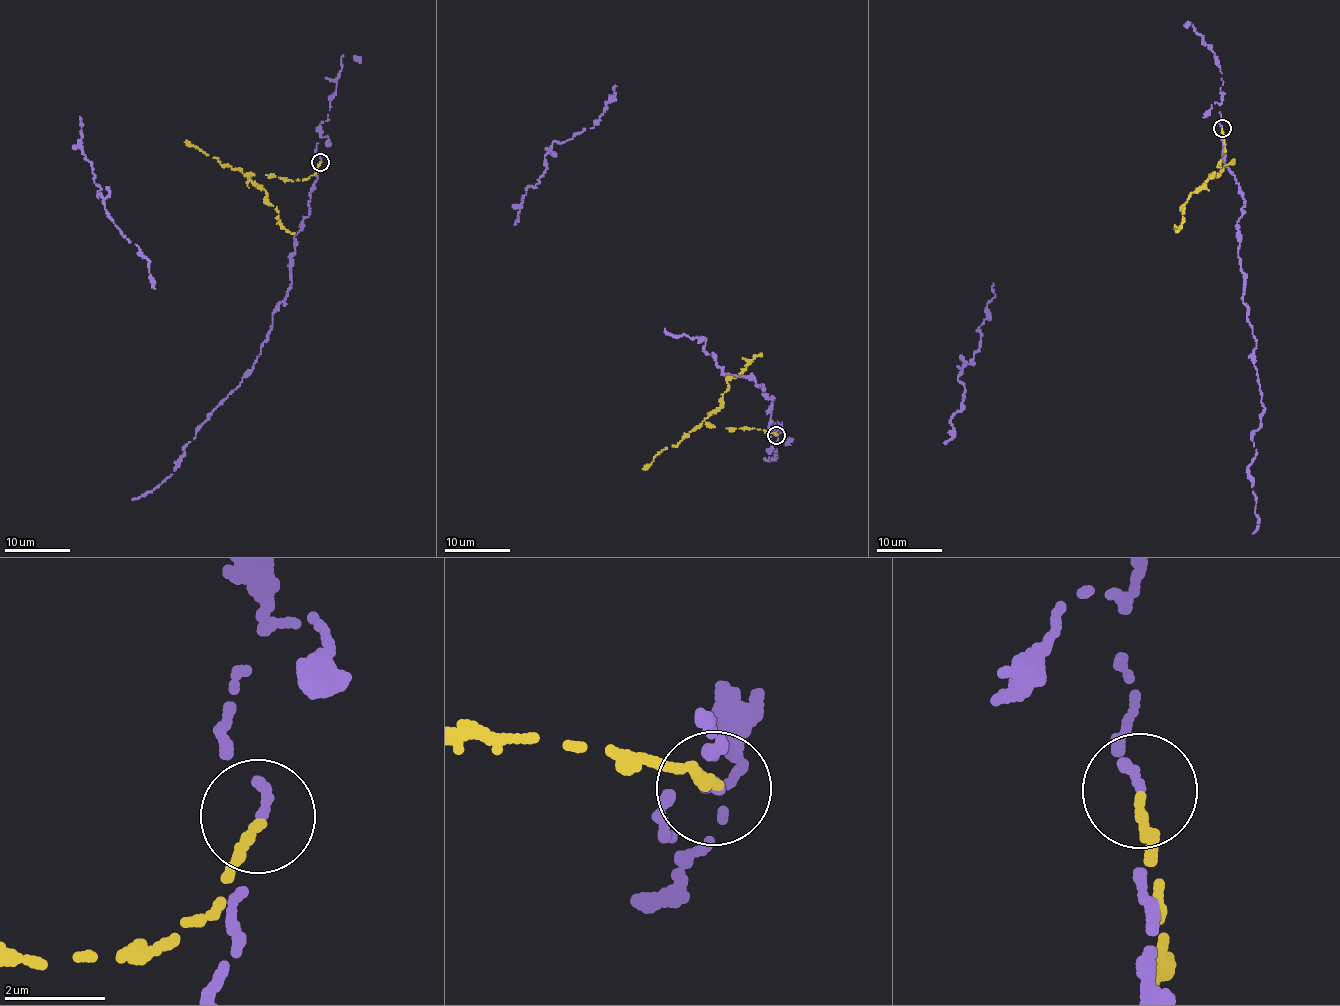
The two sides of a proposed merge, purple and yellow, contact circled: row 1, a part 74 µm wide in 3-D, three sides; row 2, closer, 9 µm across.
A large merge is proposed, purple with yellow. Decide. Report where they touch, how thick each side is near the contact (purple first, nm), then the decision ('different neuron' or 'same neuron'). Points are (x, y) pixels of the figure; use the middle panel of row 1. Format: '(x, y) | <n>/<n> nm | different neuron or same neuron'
(776, 435) | 200/220 nm | different neuron

